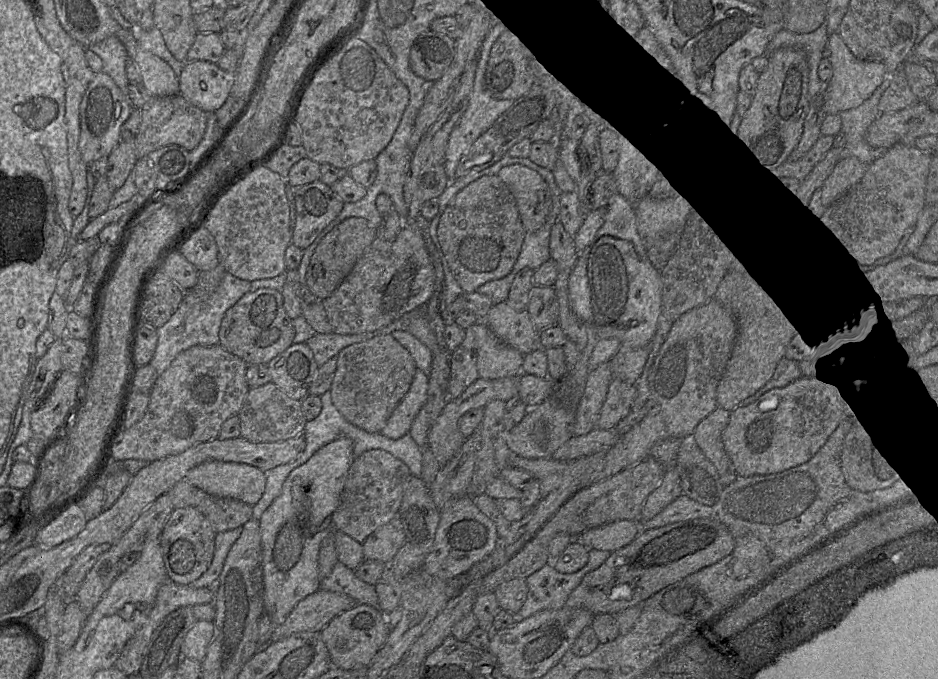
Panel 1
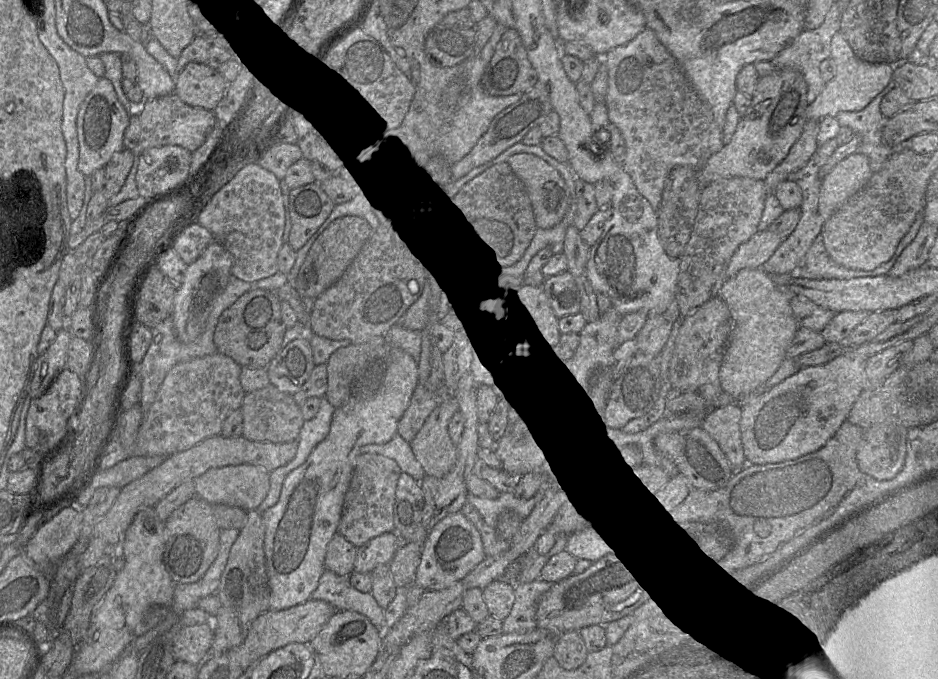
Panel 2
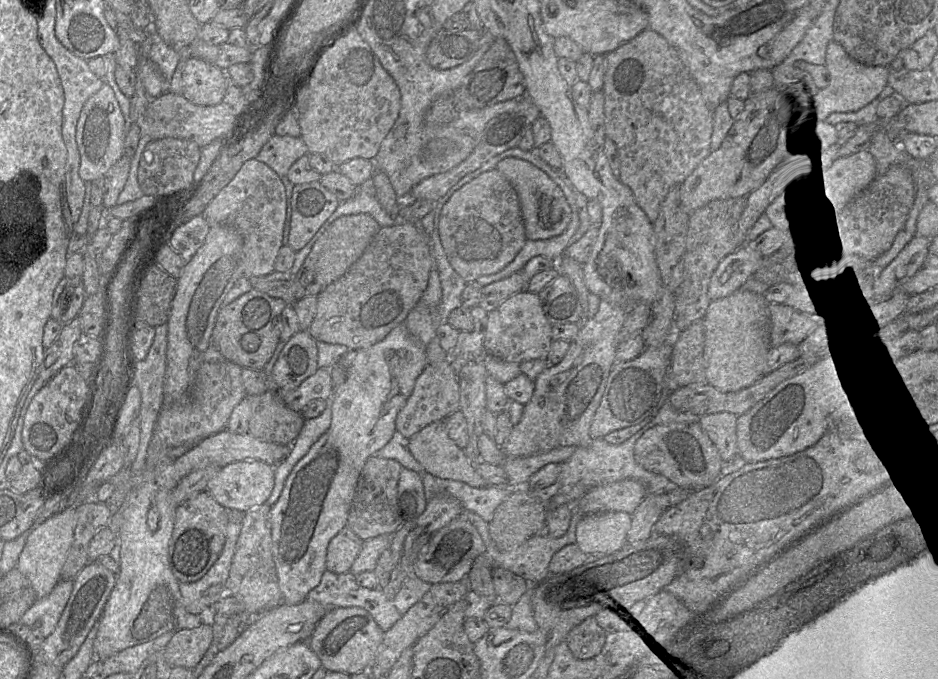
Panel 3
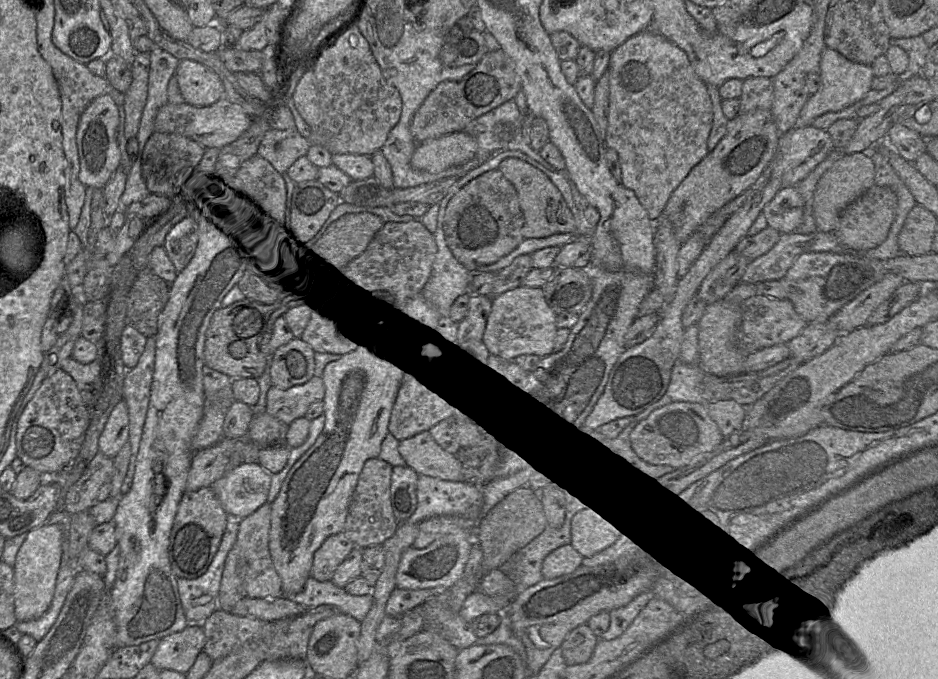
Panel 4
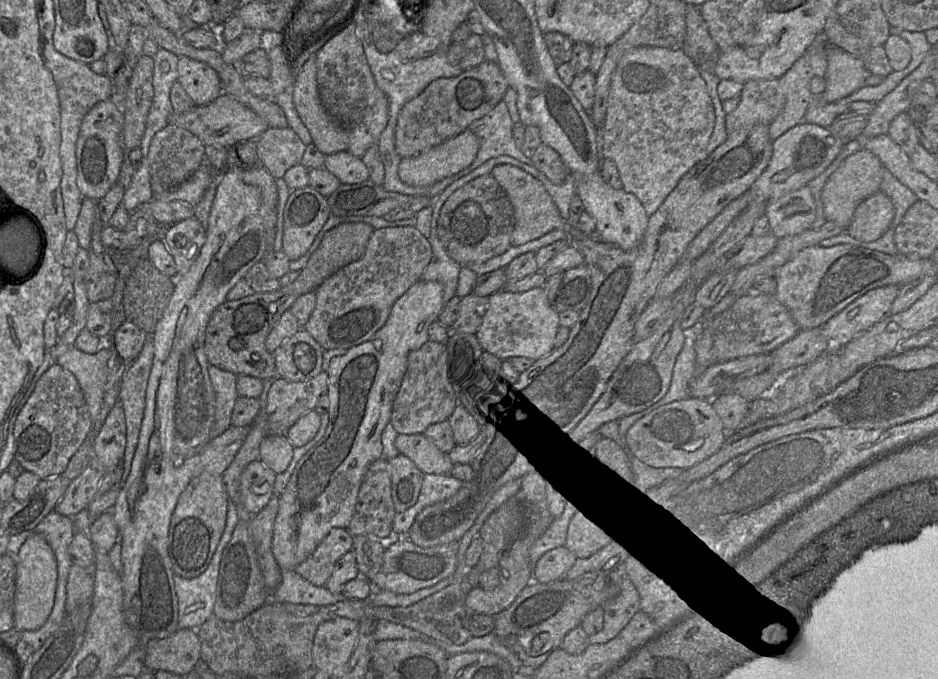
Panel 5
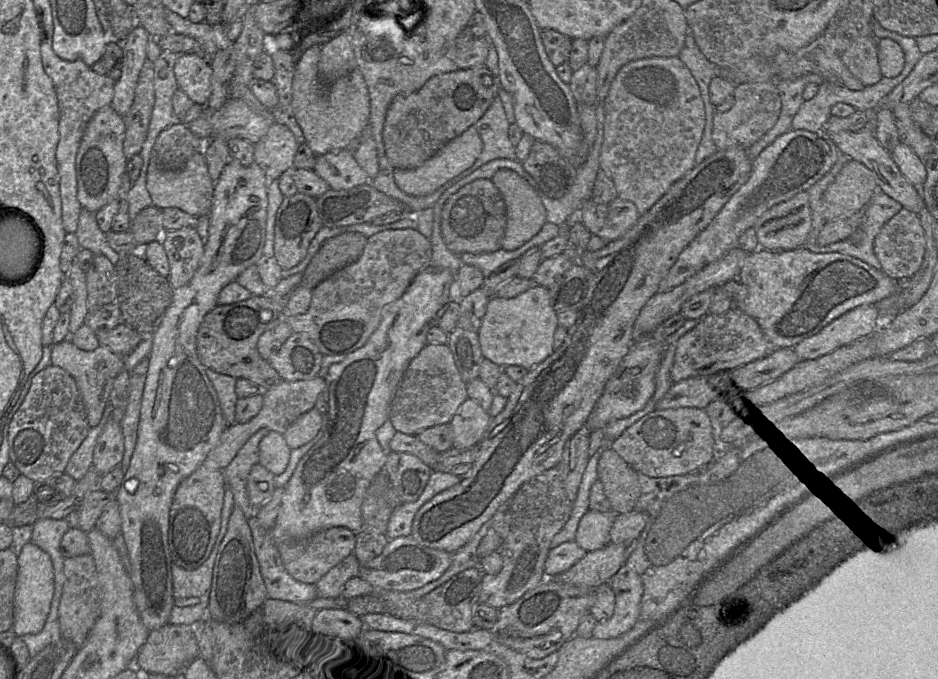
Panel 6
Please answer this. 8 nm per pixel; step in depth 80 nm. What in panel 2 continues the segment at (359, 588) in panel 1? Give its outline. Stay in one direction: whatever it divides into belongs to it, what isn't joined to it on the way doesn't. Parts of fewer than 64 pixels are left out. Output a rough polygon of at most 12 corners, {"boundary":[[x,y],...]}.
{"boundary":[[325,570],[310,599],[337,611],[355,610],[380,630],[385,610],[370,591],[361,592],[350,575]]}

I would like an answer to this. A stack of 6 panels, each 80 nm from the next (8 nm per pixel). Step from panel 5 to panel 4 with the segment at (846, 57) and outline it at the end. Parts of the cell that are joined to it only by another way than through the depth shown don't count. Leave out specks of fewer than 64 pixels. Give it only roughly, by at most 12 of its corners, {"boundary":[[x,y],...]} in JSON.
{"boundary":[[826,47],[821,88],[795,128],[859,101],[874,77],[869,65]]}

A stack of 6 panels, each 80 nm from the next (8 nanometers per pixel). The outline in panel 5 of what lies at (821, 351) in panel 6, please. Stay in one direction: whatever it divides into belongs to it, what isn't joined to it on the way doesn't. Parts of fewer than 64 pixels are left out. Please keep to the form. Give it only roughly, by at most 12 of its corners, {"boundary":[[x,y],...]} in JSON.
{"boundary":[[898,289],[870,290],[819,327],[828,351],[885,317]]}

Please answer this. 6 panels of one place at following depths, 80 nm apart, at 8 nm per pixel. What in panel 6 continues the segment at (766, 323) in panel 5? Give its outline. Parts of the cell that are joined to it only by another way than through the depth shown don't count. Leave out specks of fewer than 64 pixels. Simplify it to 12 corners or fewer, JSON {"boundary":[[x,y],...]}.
{"boundary":[[734,306],[678,341],[671,379],[716,379],[775,350]]}

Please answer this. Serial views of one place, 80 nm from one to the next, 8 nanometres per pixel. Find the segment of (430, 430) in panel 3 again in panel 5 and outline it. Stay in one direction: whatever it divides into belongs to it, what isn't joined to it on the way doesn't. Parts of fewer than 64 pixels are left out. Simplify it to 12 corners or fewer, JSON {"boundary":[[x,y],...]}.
{"boundary":[[424,433],[398,434],[395,446],[424,474],[454,464]]}

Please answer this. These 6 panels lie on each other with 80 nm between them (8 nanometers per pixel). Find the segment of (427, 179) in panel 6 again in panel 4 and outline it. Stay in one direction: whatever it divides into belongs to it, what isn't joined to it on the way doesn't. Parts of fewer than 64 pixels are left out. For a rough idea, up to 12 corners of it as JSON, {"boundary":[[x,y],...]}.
{"boundary":[[454,132],[417,145],[415,172],[439,173],[470,161],[476,142]]}

